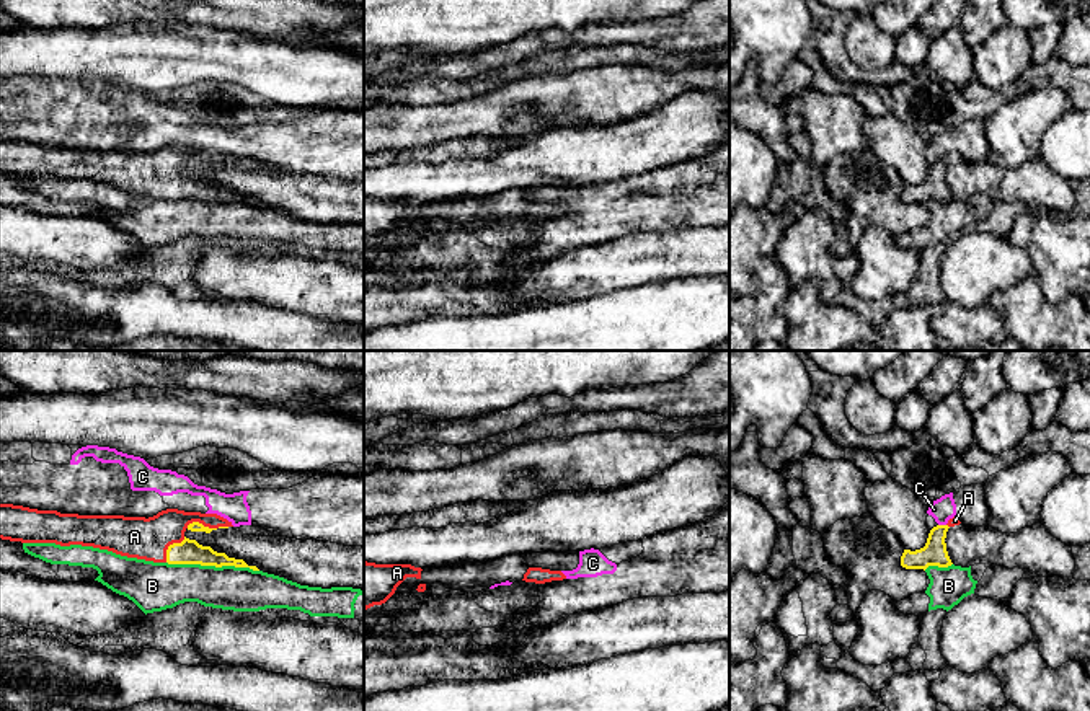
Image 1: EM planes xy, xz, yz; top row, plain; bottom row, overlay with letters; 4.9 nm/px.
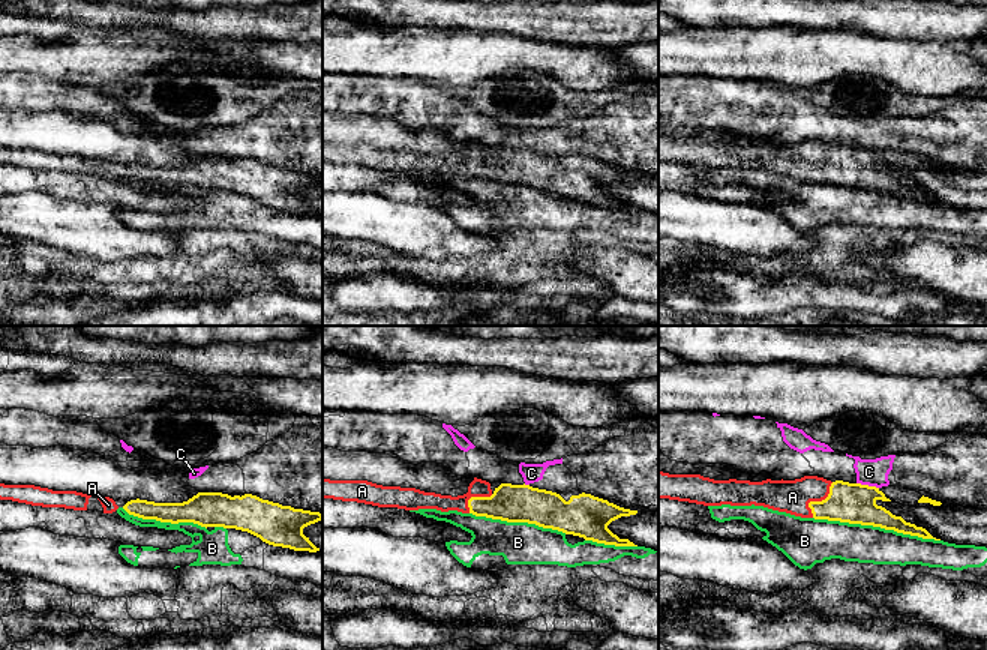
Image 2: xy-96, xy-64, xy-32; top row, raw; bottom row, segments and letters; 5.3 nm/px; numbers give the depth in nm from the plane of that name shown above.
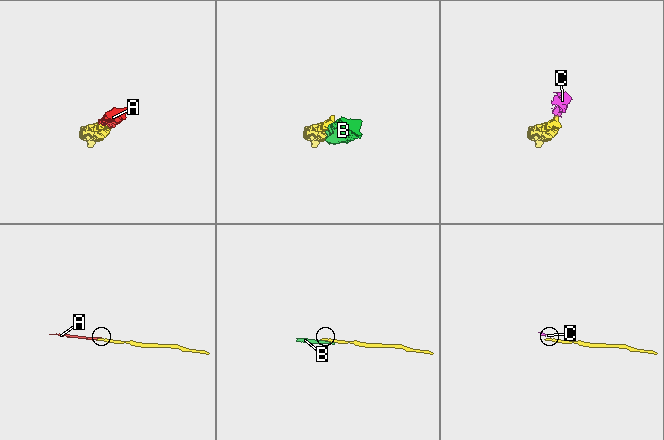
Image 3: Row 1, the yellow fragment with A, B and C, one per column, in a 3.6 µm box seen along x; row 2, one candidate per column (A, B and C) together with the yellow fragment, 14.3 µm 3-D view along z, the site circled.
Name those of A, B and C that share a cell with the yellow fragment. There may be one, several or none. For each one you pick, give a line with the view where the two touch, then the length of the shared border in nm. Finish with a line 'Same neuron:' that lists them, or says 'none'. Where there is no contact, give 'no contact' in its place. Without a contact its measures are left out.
A: xy | 200 nm
Same neuron: A

